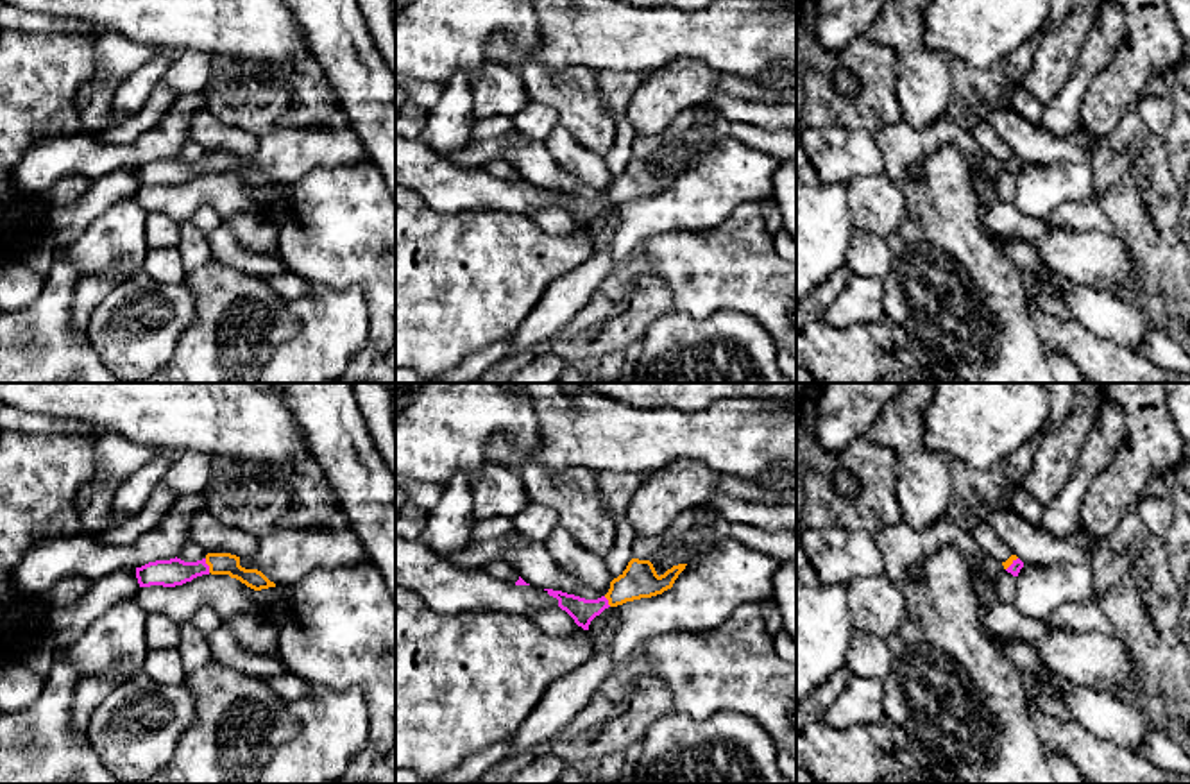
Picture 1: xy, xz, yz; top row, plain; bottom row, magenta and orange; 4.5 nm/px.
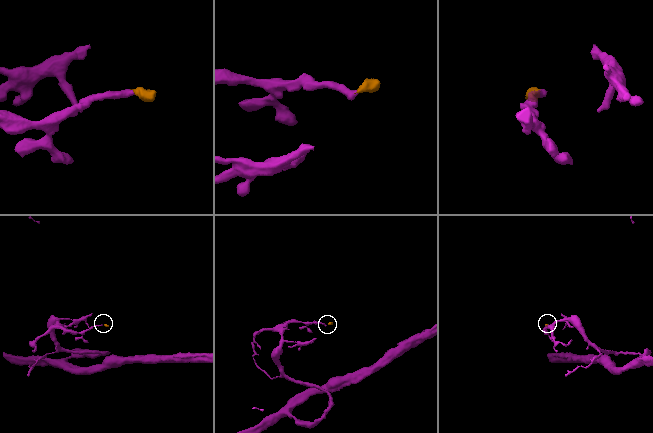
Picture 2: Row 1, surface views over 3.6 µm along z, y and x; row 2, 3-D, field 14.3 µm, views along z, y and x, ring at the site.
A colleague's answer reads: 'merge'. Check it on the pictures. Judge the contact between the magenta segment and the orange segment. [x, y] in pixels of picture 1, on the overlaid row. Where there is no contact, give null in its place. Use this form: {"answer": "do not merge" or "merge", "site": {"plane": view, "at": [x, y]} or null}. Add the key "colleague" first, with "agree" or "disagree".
{"colleague": "agree", "answer": "merge", "site": {"plane": "xy", "at": [208, 566]}}

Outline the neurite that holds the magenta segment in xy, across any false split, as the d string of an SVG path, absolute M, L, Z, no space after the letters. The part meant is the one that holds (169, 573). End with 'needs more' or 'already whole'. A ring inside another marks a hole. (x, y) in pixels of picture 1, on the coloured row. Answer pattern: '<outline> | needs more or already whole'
M208 553L202 560L184 562L181 558L156 560L136 567L140 587L175 587L202 575L229 575L254 591L276 587L261 571L240 566L240 557L231 553Z | needs more

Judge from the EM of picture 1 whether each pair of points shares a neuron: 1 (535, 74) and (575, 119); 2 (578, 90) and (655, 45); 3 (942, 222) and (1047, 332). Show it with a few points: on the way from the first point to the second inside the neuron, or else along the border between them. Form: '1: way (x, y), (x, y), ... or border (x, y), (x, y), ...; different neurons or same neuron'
1: way (546, 85), (569, 108); same neuron
2: border (553, 67), (596, 70); different neurons
3: border (1026, 296), (1026, 314), (1042, 349); different neurons

